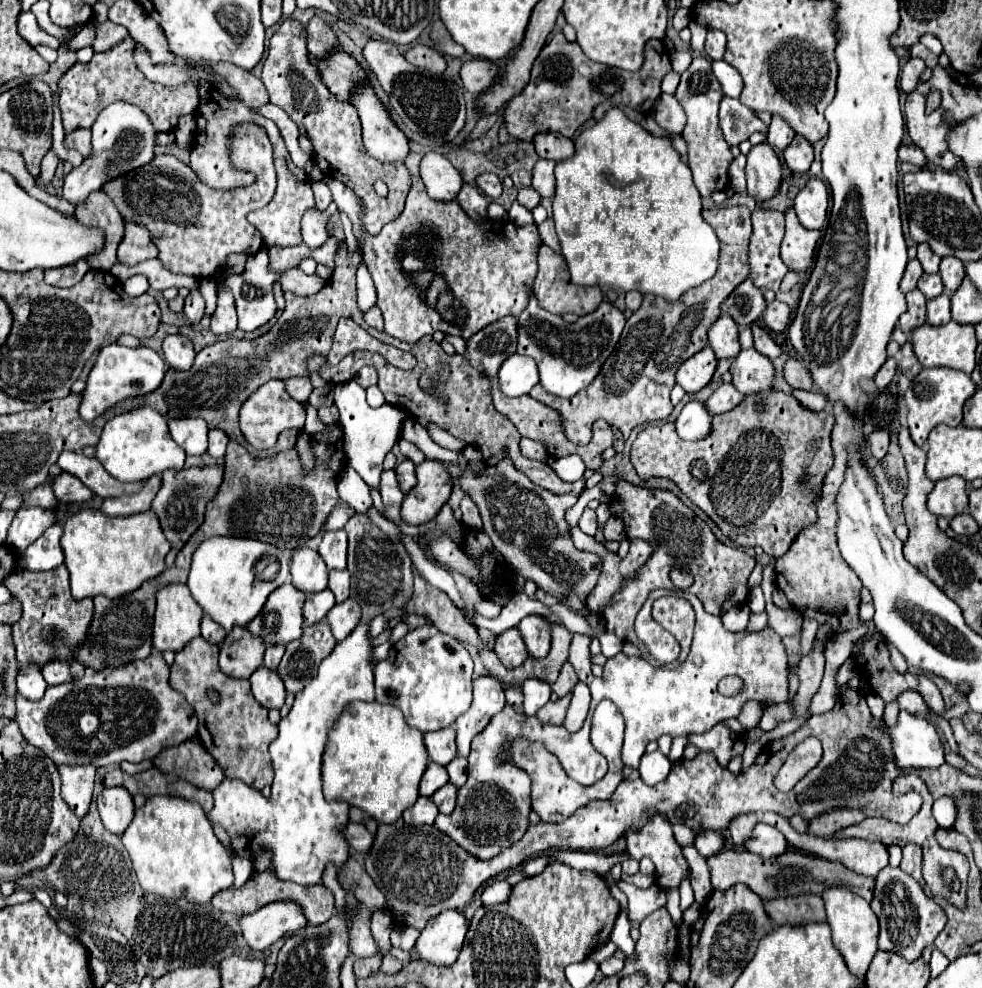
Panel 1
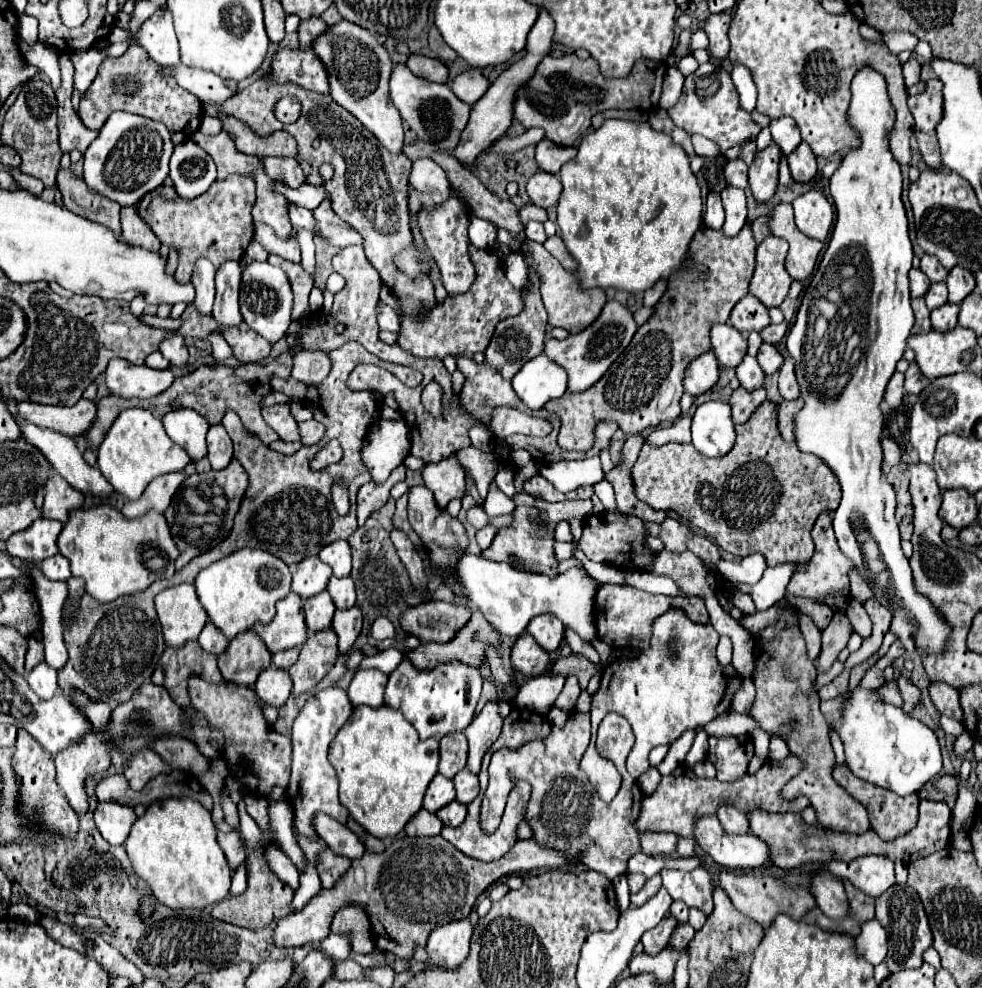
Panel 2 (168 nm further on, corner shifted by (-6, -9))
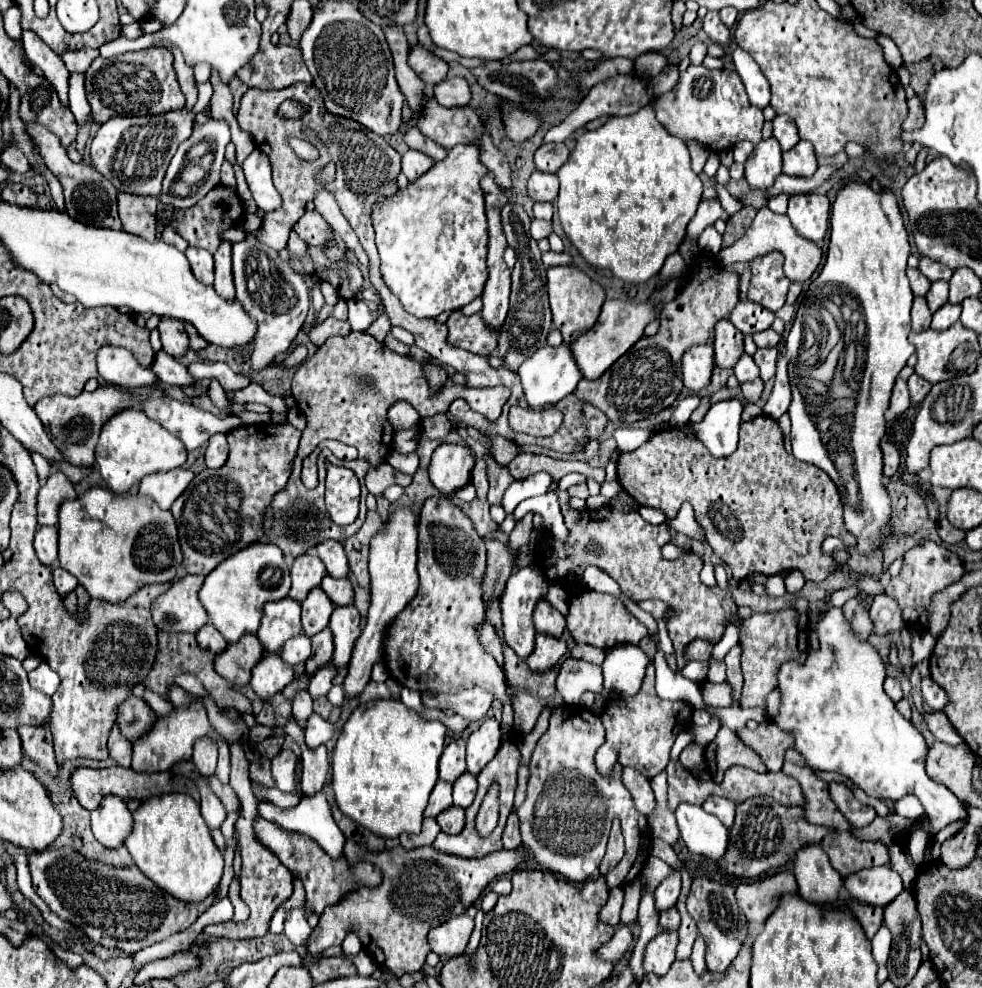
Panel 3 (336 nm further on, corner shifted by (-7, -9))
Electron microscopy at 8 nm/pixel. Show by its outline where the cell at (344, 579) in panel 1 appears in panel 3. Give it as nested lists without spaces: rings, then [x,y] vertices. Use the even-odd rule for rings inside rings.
[[[324,576],[320,588],[328,594],[328,598],[336,604],[336,606],[348,606],[354,602],[354,590],[348,578],[332,578],[332,576]]]

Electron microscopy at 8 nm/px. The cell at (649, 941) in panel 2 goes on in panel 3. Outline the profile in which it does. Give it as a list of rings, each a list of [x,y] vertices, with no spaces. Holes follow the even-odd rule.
[[[672,906],[672,908],[668,908],[668,910],[660,912],[660,914],[662,914],[660,916],[660,924],[662,926],[666,926],[670,930],[678,930],[678,926],[680,926],[680,914],[678,914],[676,906]]]

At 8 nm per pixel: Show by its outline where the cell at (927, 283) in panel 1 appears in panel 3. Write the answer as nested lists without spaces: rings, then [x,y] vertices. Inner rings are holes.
[[[934,282],[926,294],[926,300],[930,312],[936,312],[940,306],[944,306],[948,302],[948,282]]]

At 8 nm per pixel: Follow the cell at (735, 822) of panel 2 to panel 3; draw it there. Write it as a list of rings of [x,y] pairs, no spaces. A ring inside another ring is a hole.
[[[708,796],[706,802],[702,804],[702,808],[710,814],[714,814],[726,828],[732,826],[734,822],[734,810],[736,810],[736,804],[726,800],[726,798],[720,798],[720,796]]]

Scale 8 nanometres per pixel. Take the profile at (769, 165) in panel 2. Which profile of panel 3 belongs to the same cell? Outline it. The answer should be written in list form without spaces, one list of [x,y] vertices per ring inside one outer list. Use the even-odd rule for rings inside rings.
[[[774,136],[768,140],[760,140],[744,164],[744,178],[752,188],[766,190],[770,188],[770,184],[774,184],[774,180],[780,174],[782,174],[782,150],[778,140]]]

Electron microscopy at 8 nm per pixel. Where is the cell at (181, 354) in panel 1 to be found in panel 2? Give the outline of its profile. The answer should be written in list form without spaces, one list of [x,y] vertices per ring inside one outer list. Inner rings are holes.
[[[169,336],[161,342],[161,354],[171,362],[171,366],[187,366],[189,352],[181,336]]]

